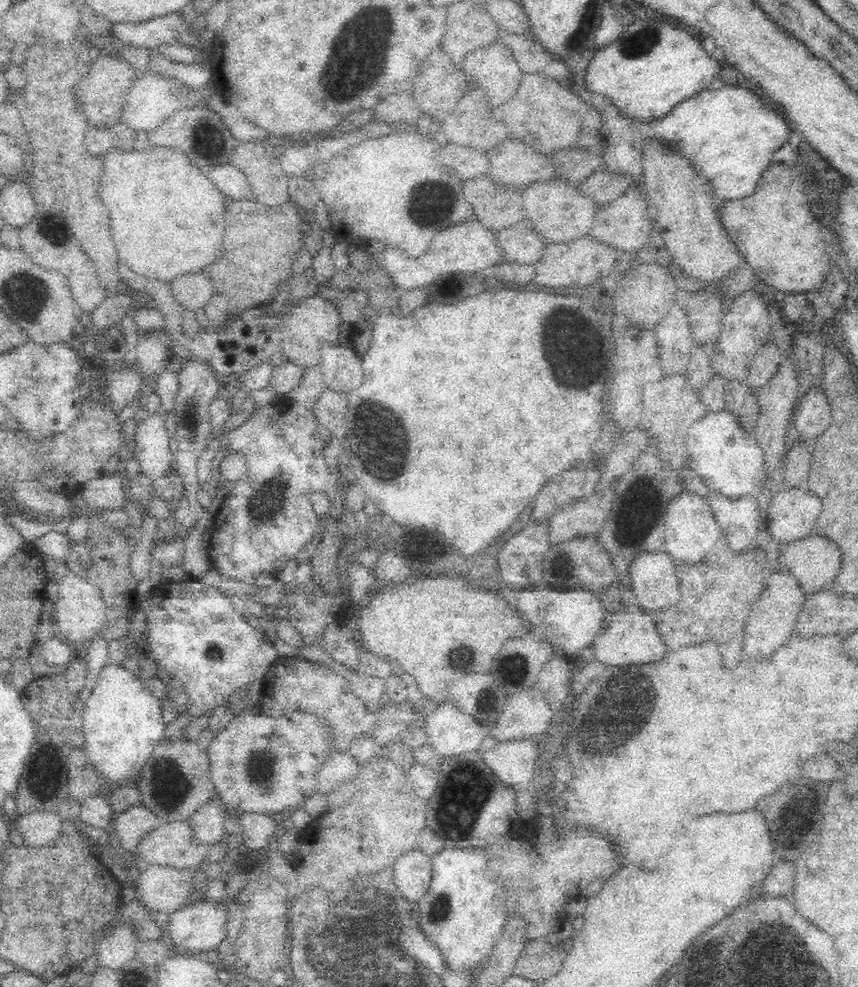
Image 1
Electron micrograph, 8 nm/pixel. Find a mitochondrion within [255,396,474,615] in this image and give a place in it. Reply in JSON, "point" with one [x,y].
{"point":[388,444]}

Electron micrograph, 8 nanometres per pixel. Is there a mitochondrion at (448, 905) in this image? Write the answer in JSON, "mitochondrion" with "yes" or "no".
{"mitochondrion":"yes"}

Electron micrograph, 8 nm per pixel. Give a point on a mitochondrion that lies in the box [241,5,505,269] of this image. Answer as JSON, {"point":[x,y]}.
{"point":[354,54]}

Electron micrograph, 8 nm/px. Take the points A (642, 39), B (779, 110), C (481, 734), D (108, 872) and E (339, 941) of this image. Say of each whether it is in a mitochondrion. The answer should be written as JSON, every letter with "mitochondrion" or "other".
{"A":"mitochondrion","B":"other","C":"other","D":"other","E":"mitochondrion"}

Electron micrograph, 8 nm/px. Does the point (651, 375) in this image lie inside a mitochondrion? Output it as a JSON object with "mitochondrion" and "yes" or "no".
{"mitochondrion":"no"}

